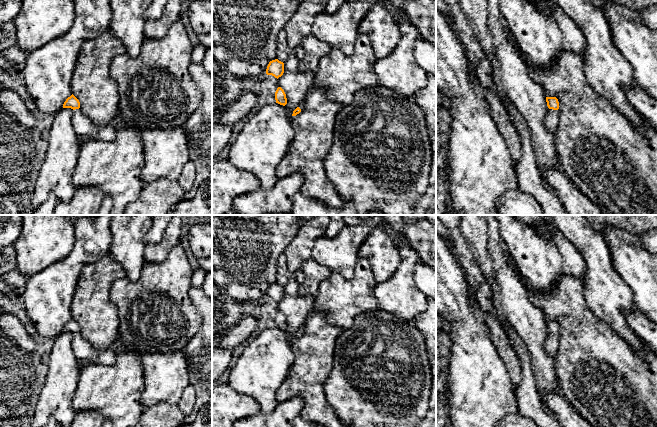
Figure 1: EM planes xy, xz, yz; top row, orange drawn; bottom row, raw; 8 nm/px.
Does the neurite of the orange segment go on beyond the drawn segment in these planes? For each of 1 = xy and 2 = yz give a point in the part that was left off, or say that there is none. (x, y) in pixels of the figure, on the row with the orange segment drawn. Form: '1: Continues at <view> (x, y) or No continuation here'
1: Continues at xy (83, 126)
2: Continues at yz (551, 120)

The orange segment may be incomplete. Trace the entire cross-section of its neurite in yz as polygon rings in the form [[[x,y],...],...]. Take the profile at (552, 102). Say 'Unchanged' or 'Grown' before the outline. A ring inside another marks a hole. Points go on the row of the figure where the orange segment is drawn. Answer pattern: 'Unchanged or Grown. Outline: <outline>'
Grown. Outline: [[[546,97],[547,106],[549,108],[545,119],[545,126],[553,133],[556,134],[559,123],[559,102],[556,97]]]

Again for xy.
Grown. Outline: [[[72,94],[66,99],[63,108],[71,108],[73,110],[72,125],[74,131],[80,137],[88,137],[100,140],[114,140],[116,132],[113,124],[99,127],[96,126],[88,117],[86,117],[80,108],[79,100]]]

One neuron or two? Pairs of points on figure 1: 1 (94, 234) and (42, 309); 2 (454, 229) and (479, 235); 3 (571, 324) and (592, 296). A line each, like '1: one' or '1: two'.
1: one
2: two
3: two

